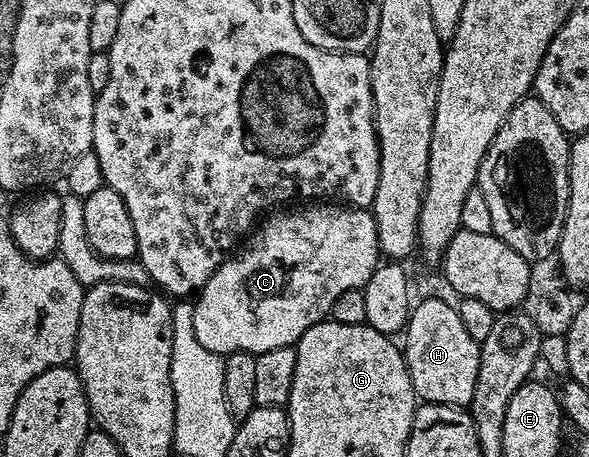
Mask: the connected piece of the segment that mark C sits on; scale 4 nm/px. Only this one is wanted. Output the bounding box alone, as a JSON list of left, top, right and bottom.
[193,203,382,355]

